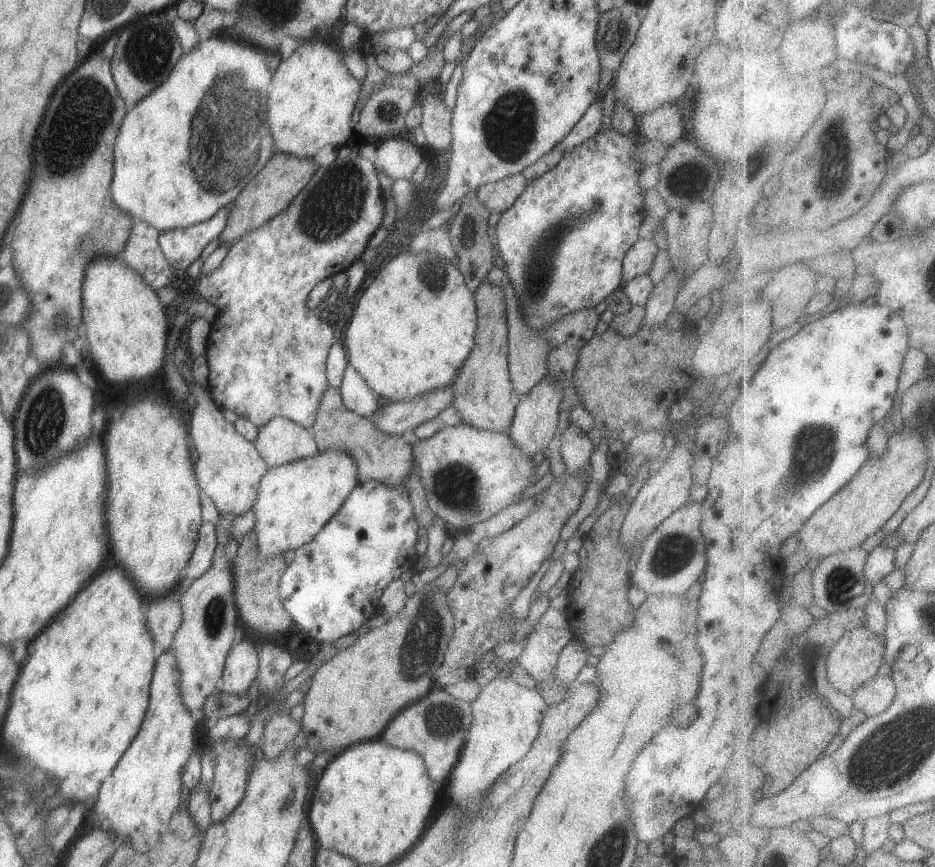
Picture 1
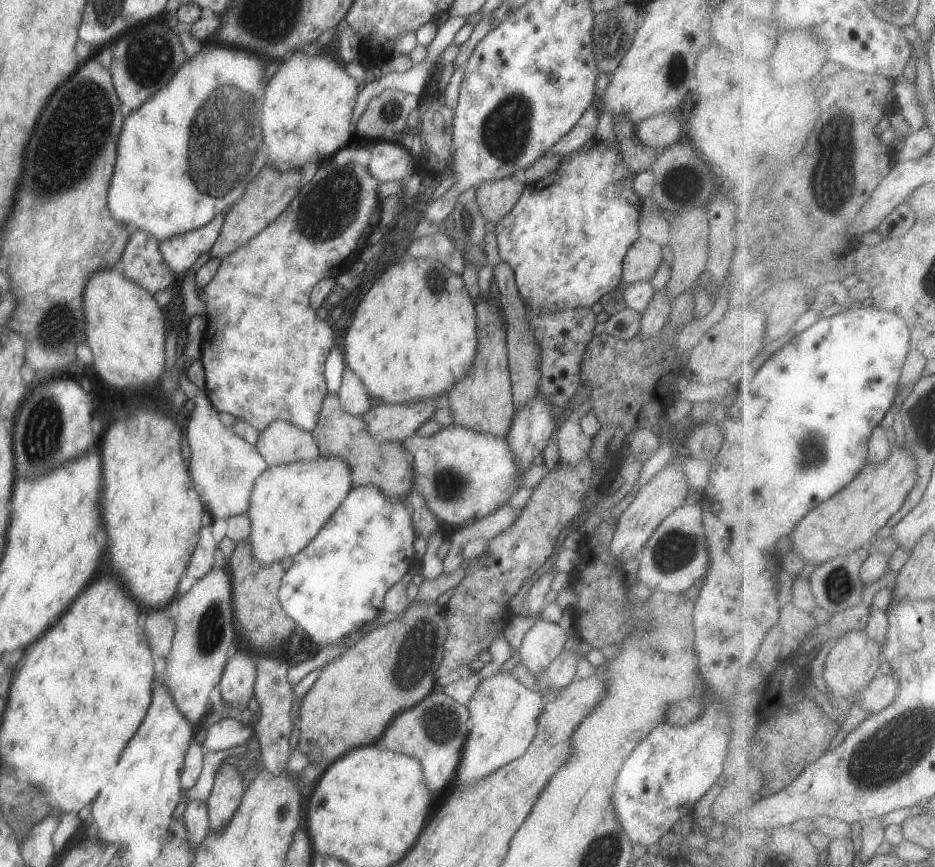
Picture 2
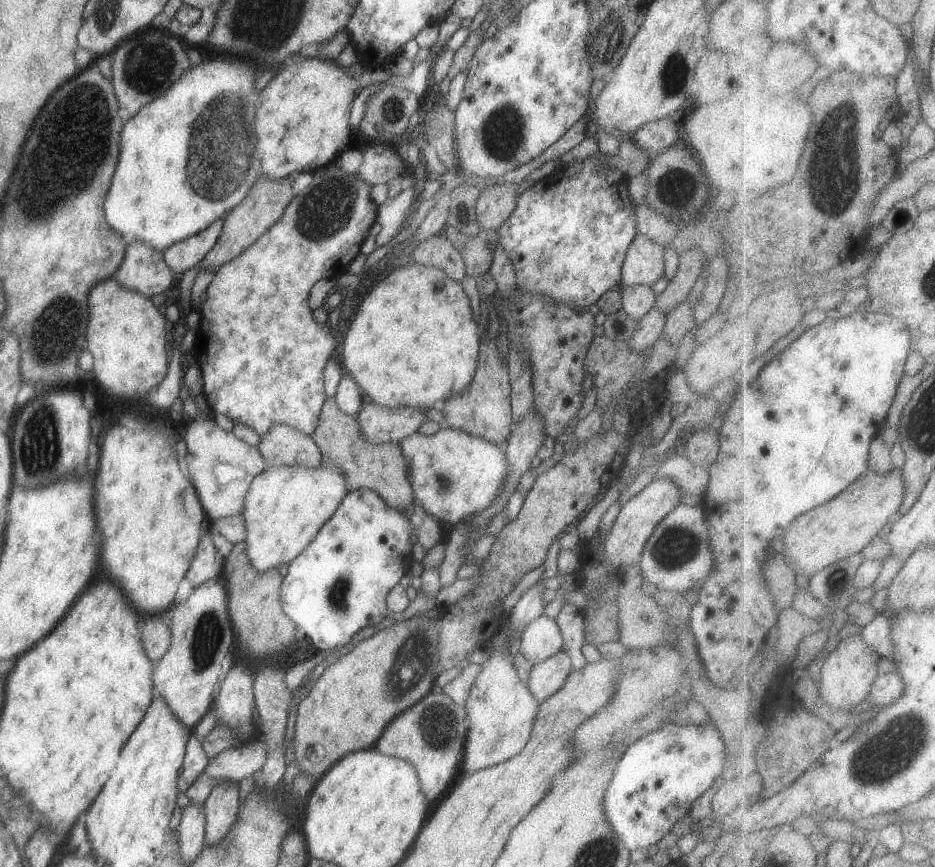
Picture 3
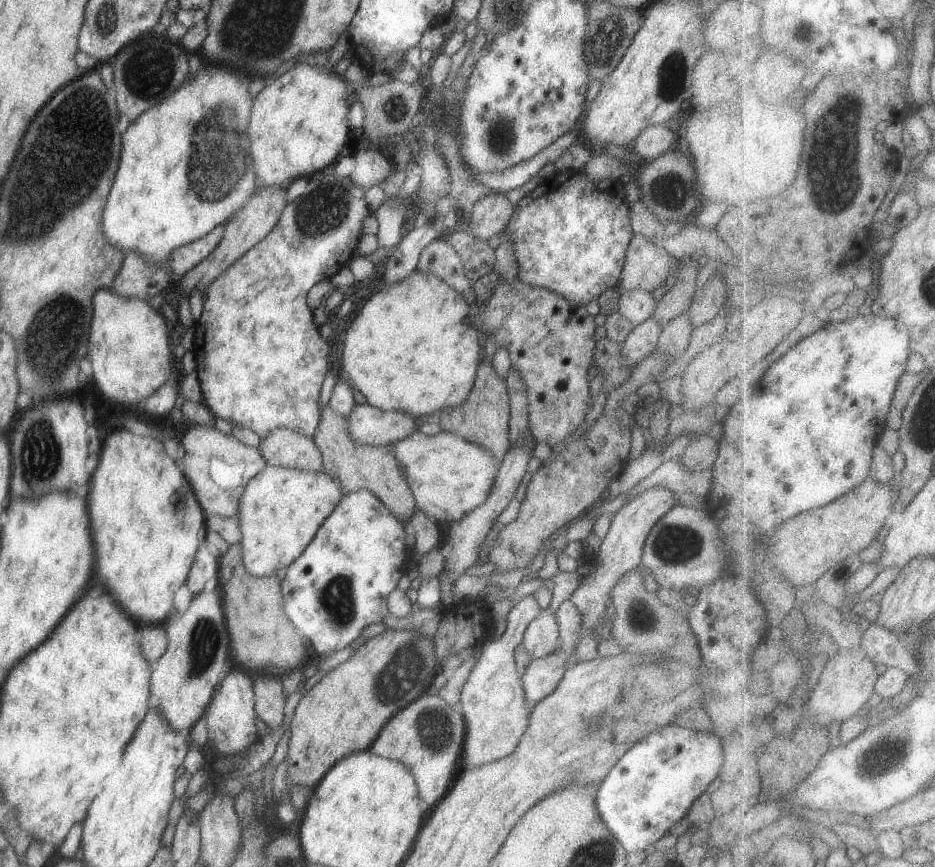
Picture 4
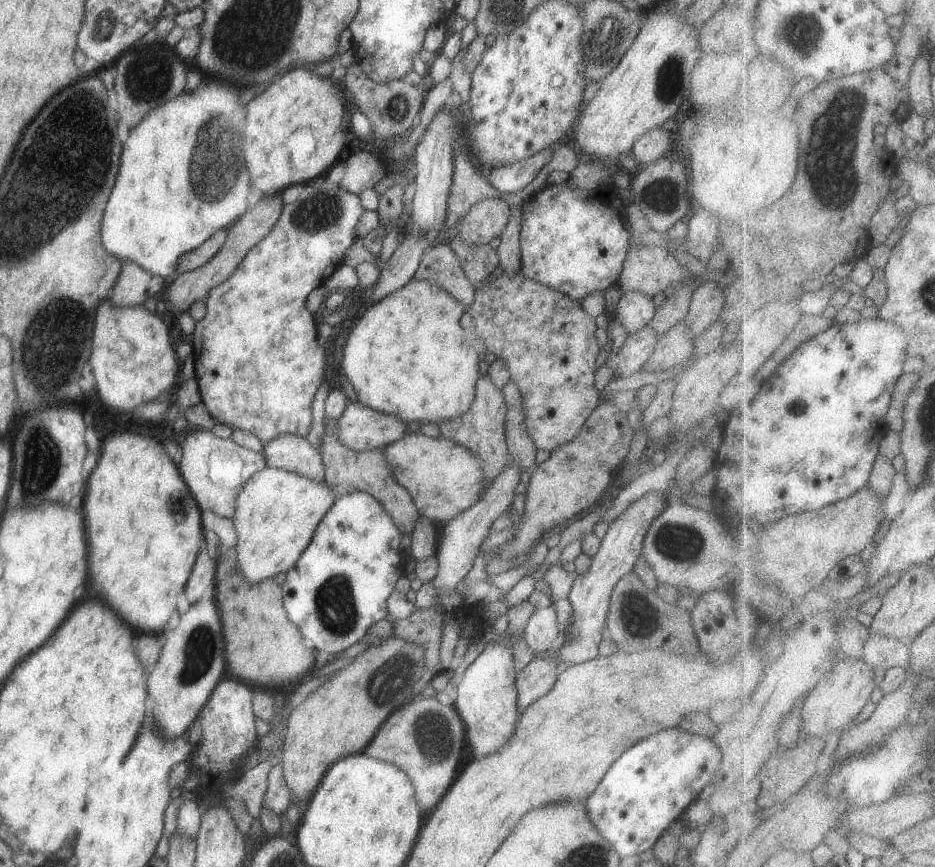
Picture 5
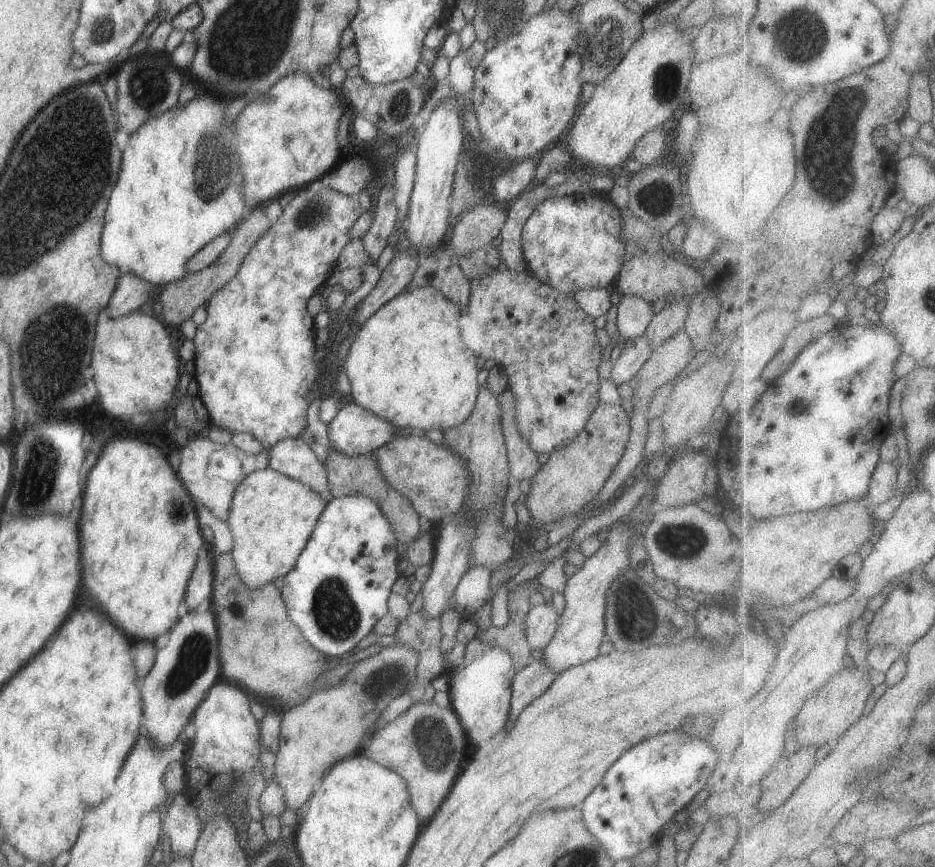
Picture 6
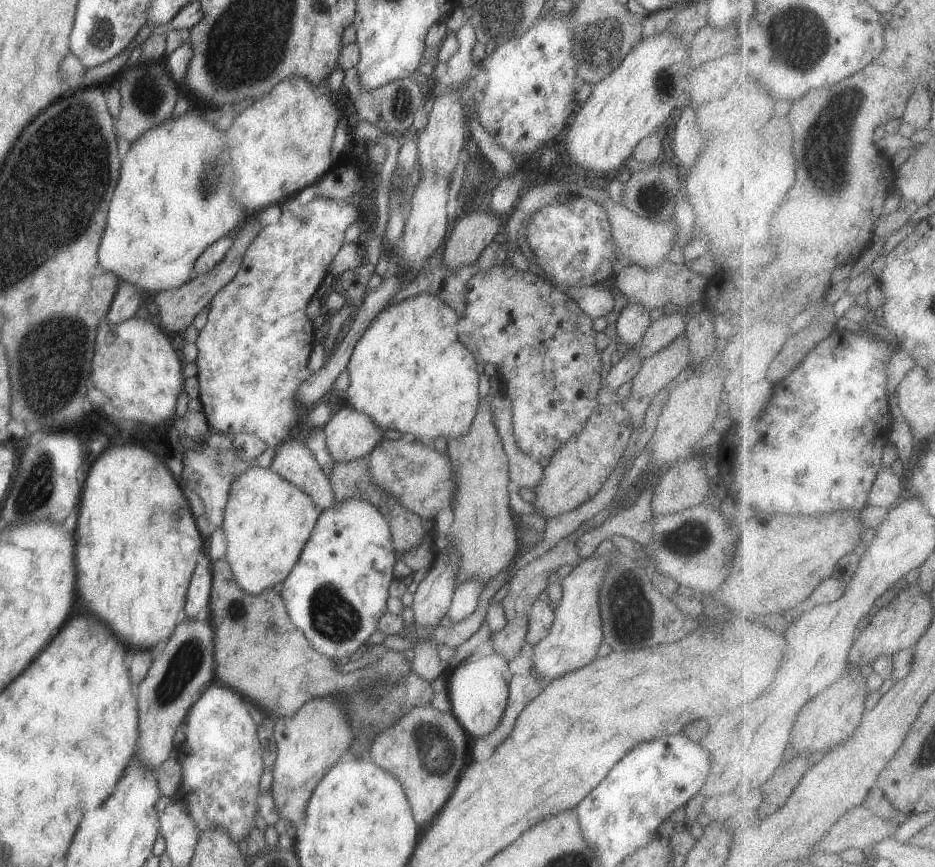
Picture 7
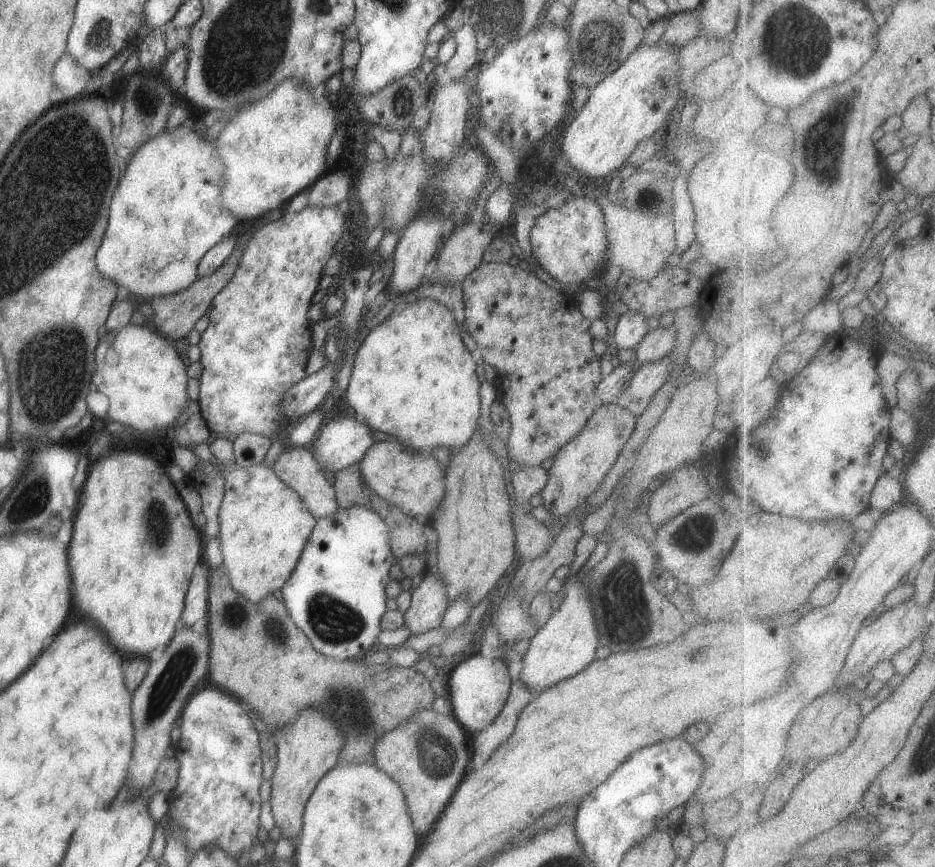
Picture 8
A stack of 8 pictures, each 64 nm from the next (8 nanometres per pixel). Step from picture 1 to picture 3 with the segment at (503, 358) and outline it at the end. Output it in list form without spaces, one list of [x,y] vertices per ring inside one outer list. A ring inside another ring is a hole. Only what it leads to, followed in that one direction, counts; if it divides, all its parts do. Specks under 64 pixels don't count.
[[[486,331],[481,340],[481,350],[473,380],[468,387],[465,387],[464,391],[461,391],[460,395],[450,398],[444,404],[444,408],[442,408],[443,426],[487,439],[498,447],[504,447],[512,434],[513,413],[511,409],[511,385],[509,384],[507,364],[501,362],[497,341],[490,342]]]

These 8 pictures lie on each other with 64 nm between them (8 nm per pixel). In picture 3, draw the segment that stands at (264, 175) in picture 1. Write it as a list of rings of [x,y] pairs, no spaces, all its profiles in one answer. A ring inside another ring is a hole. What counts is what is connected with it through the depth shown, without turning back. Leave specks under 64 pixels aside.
[[[260,176],[259,180],[253,185],[246,199],[240,202],[224,218],[221,236],[216,245],[208,255],[201,261],[200,271],[218,271],[225,263],[231,262],[238,255],[247,250],[258,238],[261,238],[286,211],[288,204],[295,198],[292,191],[292,183],[295,177],[289,177],[280,181],[268,181]]]

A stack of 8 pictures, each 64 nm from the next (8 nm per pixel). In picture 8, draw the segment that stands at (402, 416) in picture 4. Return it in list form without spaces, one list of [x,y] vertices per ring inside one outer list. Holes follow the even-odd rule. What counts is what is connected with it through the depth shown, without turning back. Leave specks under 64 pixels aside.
[[[342,414],[334,420],[330,420],[319,436],[313,442],[313,458],[316,460],[320,472],[330,471],[330,473],[338,473],[343,469],[350,466],[359,464],[364,457],[364,454],[375,444],[370,428],[366,423],[360,421],[356,416],[348,416],[348,414]]]

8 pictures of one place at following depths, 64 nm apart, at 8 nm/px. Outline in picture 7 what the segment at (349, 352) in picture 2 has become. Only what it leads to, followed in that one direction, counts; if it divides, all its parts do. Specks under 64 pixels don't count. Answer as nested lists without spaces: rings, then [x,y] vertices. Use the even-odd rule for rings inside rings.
[[[423,293],[386,308],[374,318],[372,325],[361,336],[361,340],[356,344],[348,362],[347,369],[350,377],[350,387],[346,392],[348,402],[356,411],[365,413],[380,429],[398,429],[405,438],[420,442],[424,447],[433,447],[436,438],[444,437],[447,441],[448,439],[464,437],[470,431],[472,422],[478,413],[481,399],[479,396],[479,375],[475,370],[478,361],[474,359],[474,352],[468,350],[466,345],[458,340],[457,323],[459,319],[456,312],[440,298],[437,298],[434,293]]]

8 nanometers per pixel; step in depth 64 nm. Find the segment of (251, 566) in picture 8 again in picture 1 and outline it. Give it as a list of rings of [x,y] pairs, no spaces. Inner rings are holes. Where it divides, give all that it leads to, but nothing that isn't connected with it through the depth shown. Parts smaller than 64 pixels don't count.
[[[344,450],[318,452],[316,456],[268,469],[258,484],[258,498],[252,507],[260,555],[274,558],[310,542],[358,483],[358,466]]]

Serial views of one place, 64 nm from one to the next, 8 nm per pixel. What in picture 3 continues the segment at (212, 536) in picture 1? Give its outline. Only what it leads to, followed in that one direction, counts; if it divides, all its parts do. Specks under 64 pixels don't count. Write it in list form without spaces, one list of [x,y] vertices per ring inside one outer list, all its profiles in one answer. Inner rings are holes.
[[[204,530],[195,558],[185,577],[190,581],[193,590],[204,584],[214,584],[217,577],[220,576],[216,570],[217,550],[213,546],[210,535],[209,530]]]

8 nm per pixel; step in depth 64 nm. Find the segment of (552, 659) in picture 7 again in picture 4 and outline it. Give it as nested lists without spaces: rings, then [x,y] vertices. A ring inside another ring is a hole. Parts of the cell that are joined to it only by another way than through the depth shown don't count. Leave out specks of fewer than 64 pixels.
[[[650,488],[650,490],[644,490],[642,494],[634,496],[612,516],[610,528],[602,539],[600,550],[591,560],[593,561],[592,572],[583,577],[580,586],[576,588],[569,599],[580,610],[582,624],[584,624],[585,635],[578,642],[576,652],[574,652],[578,660],[591,661],[599,656],[597,651],[599,640],[596,640],[592,628],[596,628],[602,622],[604,610],[608,608],[608,604],[611,602],[611,592],[614,586],[618,584],[618,580],[626,572],[641,564],[643,548],[648,534],[658,520],[678,504],[677,499],[678,496],[666,488]]]

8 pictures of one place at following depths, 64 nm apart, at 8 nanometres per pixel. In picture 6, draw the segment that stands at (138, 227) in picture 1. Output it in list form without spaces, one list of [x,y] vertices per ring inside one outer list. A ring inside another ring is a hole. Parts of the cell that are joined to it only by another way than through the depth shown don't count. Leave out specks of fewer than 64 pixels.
[[[122,273],[105,310],[110,318],[119,319],[124,314],[139,310],[145,302],[149,301],[150,293],[153,291],[154,286],[138,278],[136,274]]]

